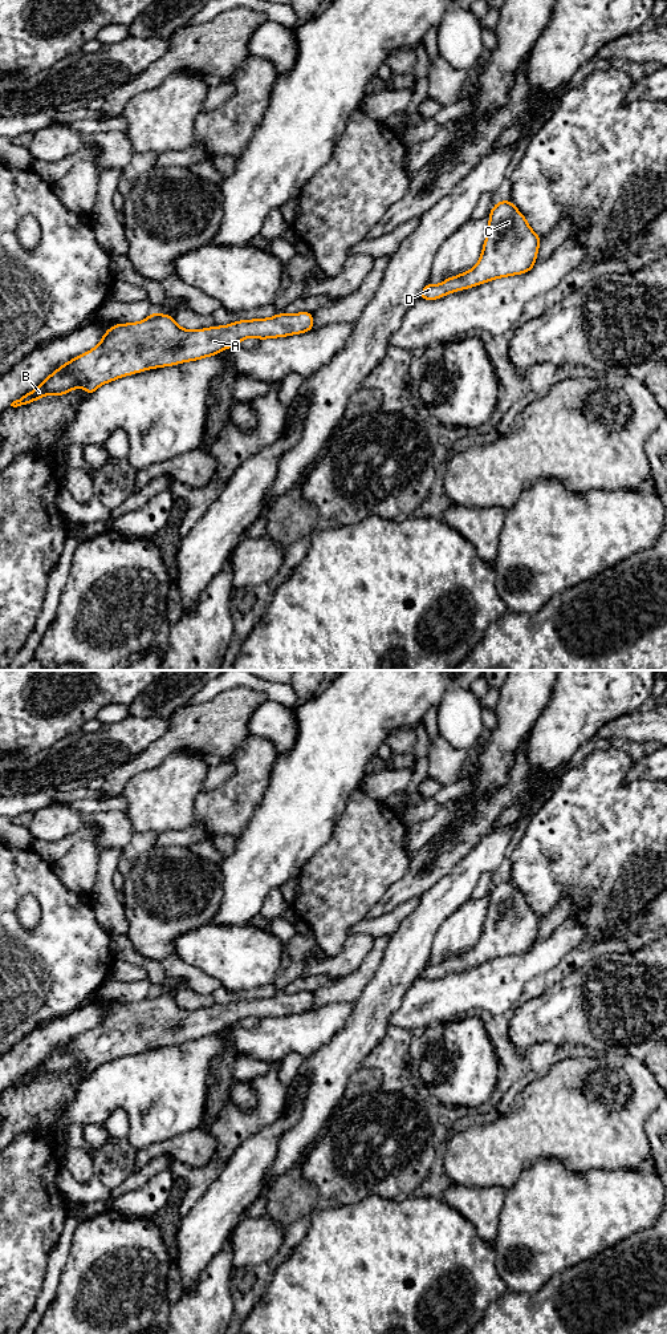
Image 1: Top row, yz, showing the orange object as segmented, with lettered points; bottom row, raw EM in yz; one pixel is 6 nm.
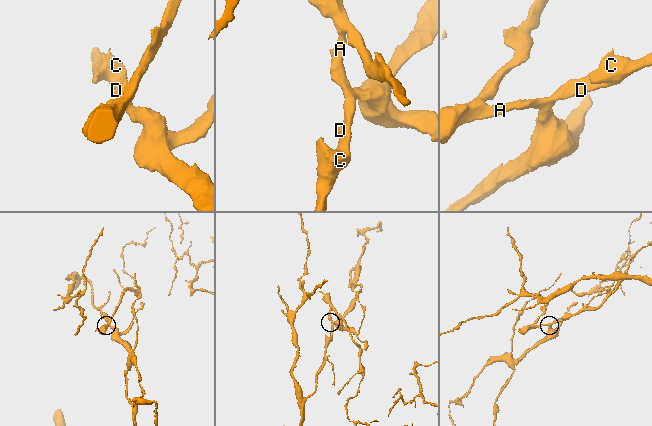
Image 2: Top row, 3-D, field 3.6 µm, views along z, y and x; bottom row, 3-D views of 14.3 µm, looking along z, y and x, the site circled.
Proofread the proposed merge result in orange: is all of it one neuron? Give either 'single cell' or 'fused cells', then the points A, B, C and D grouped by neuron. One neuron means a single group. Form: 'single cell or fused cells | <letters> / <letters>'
single cell | A B C D

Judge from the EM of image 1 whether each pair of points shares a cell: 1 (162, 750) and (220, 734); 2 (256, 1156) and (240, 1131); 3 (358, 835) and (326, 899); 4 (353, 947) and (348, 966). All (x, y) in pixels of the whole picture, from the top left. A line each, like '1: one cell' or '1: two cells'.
1: one cell
2: two cells
3: one cell
4: one cell

